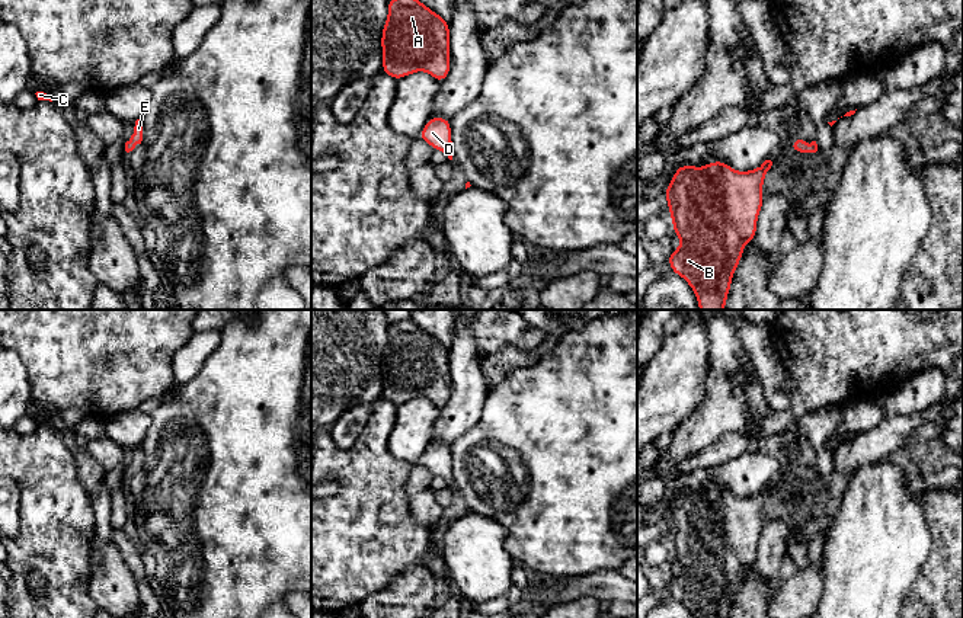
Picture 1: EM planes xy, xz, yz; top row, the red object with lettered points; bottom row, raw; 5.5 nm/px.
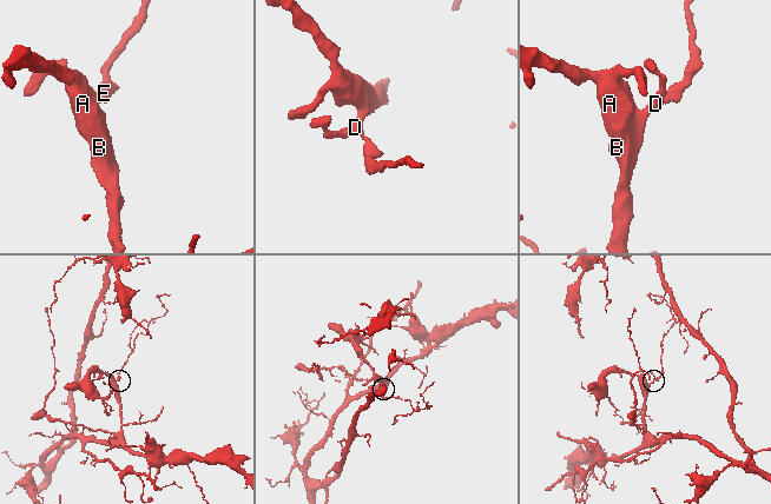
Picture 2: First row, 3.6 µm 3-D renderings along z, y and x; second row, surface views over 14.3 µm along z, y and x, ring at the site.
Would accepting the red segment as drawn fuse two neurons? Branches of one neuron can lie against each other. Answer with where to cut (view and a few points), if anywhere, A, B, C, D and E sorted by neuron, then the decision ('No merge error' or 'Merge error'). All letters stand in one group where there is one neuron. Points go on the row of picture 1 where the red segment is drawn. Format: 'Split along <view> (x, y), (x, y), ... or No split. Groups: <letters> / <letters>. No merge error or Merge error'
No split. Groups: A B C D E. No merge error

